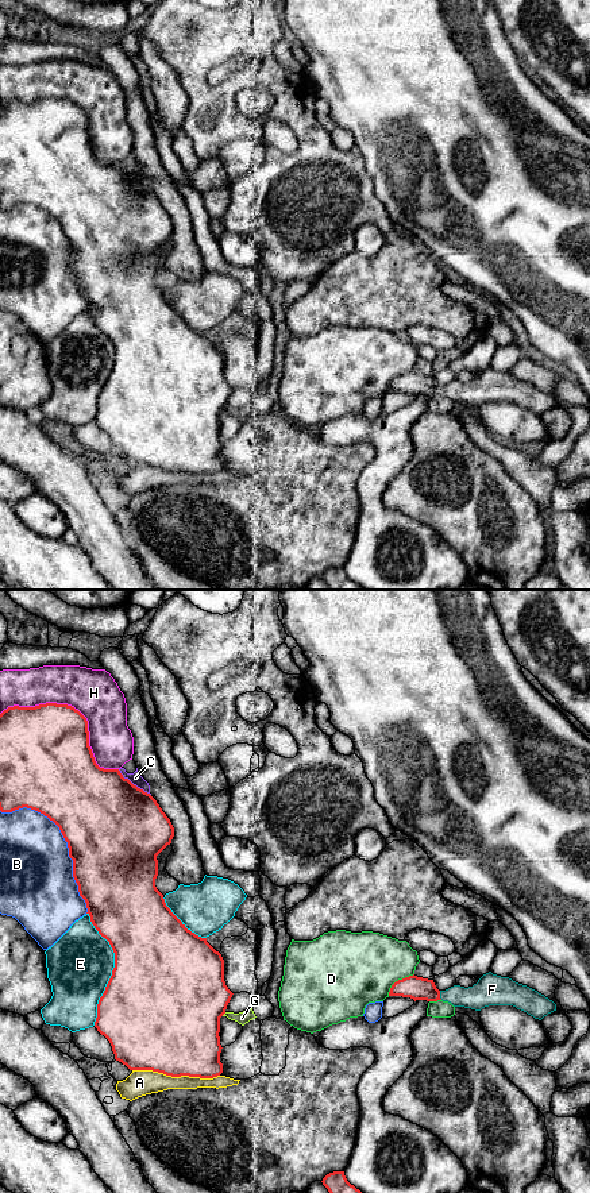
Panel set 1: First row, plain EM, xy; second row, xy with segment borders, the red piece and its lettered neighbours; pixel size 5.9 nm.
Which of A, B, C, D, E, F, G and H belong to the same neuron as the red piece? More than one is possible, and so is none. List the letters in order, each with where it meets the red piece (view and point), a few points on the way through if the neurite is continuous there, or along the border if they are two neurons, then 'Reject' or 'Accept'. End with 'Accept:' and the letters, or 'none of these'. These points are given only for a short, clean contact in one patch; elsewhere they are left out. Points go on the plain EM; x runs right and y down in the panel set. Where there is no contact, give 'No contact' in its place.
A: Touches red at xy (176, 471). Reject
B: Touches red at xy (65, 235). Reject
C: Touches red at xy (132, 180). Reject
D: Touches red at xy (398, 375). Reject
E: Touches red at xy (114, 365). Reject
F: Touches red at xy (439, 390). Path across: xy (417, 383), (439, 390), (481, 390). Accept
G: Touches red at xy (223, 409). Reject
H: Touches red at xy (74, 104). Reject
Accept: F

